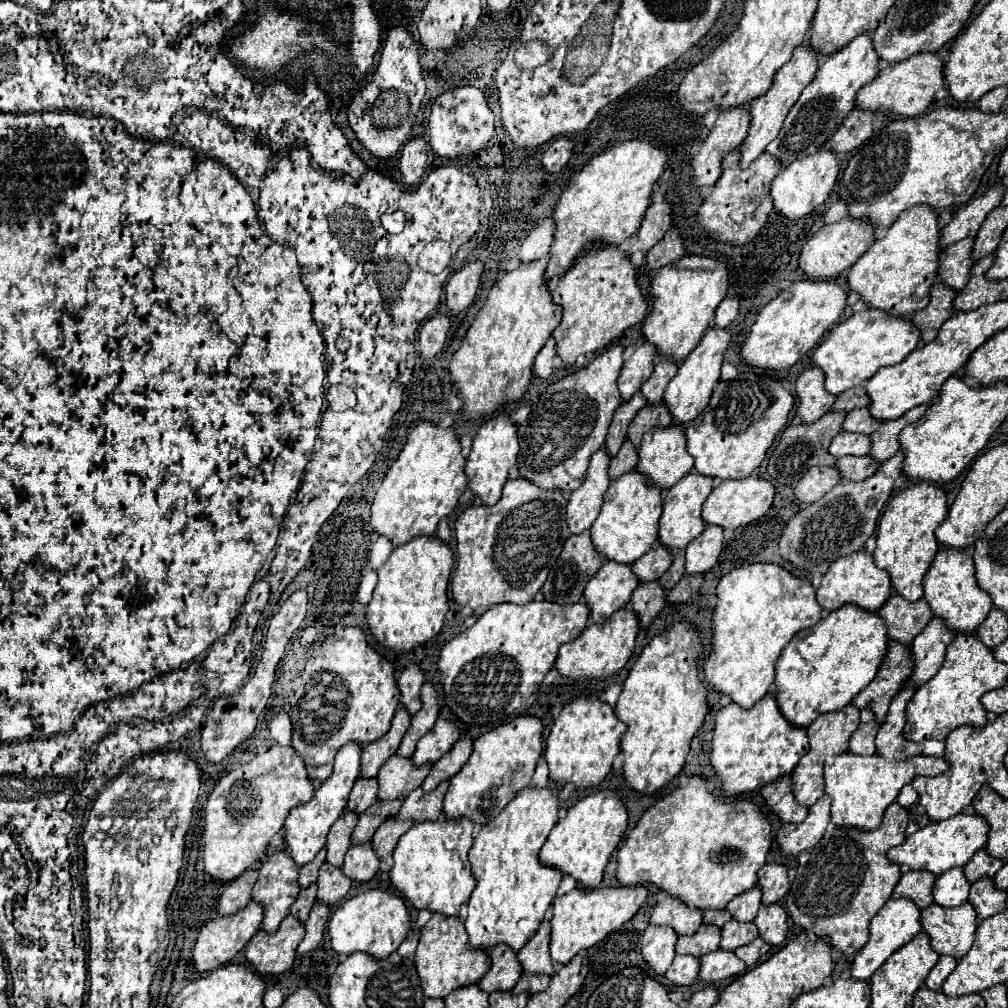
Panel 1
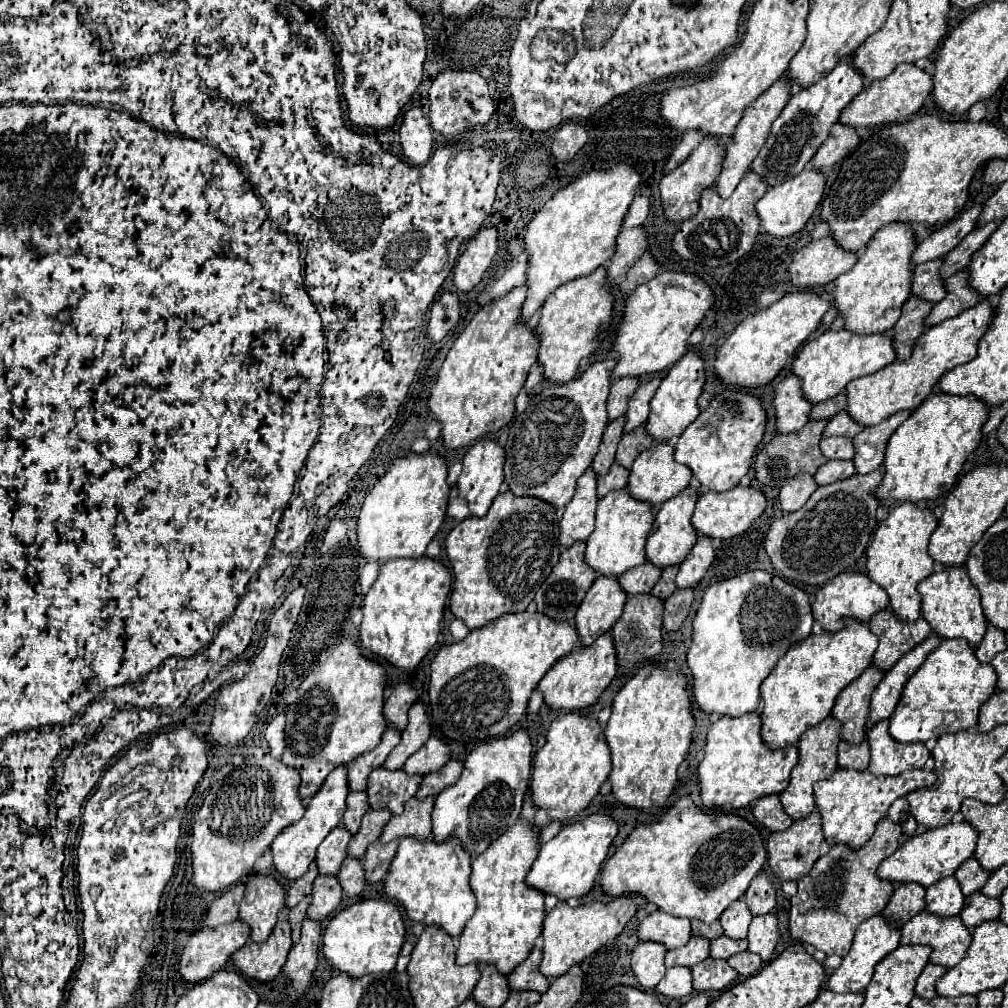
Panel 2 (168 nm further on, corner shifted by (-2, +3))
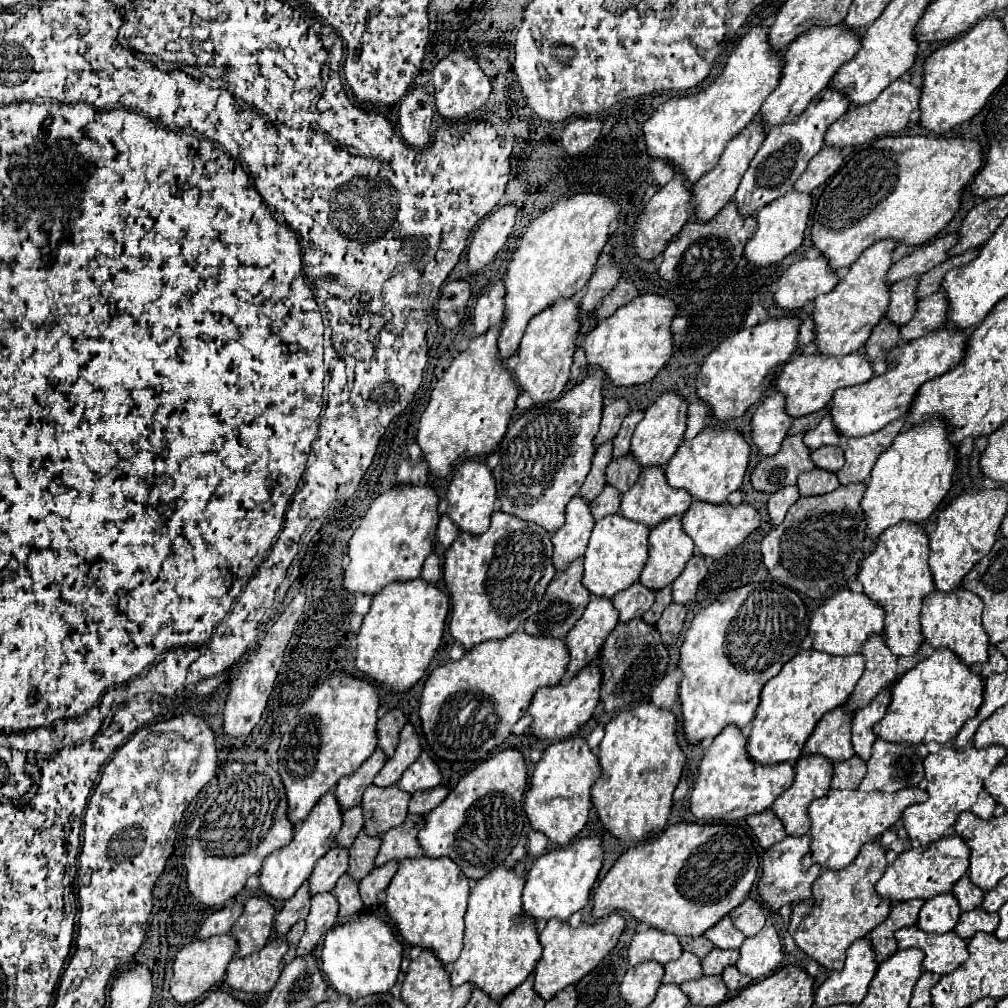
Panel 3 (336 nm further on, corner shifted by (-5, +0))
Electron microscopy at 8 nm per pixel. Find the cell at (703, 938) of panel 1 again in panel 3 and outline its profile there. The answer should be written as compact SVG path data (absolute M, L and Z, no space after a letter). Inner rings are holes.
M682 952L678 960L668 962L664 968L666 968L666 974L662 978L662 984L682 984L702 976L702 962L692 952Z

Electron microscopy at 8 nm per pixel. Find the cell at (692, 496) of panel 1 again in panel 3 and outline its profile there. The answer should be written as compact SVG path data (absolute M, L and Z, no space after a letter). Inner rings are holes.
M680 516L662 520L656 528L652 528L648 542L650 556L642 570L640 582L652 590L658 590L672 584L680 576L686 562L694 554L694 544L684 532Z

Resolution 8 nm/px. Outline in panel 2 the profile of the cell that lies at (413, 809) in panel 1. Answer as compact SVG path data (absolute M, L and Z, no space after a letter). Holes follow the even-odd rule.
M435 797L427 799L411 799L405 803L405 811L399 817L391 817L385 825L379 841L381 845L387 845L393 839L403 837L415 837L419 841L425 841L431 837L431 811L433 811Z

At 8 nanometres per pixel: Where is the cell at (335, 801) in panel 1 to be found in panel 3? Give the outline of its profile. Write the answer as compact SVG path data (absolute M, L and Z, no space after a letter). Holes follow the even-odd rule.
M330 790L312 808L308 818L296 830L292 842L288 846L272 852L272 856L268 856L264 860L264 866L260 870L260 886L262 886L262 890L268 896L276 898L276 900L290 898L302 886L302 882L312 874L316 860L322 858L330 850L330 846L334 844L334 838L340 832L340 828L342 828L342 810L340 810L340 804L336 804L334 790Z

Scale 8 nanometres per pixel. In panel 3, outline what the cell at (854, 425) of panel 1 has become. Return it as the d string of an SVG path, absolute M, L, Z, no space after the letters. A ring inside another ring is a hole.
M824 416L824 420L814 430L808 430L804 436L804 444L810 450L816 450L826 444L840 444L840 440L842 436L840 432L836 432L836 426L832 424L832 416Z

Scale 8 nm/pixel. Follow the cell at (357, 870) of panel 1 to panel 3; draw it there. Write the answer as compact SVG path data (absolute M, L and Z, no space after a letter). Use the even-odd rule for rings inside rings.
M346 874L340 876L340 880L332 892L340 904L340 916L350 916L364 908L362 900L360 900L360 892L358 892L358 882L352 880L352 876L346 876Z

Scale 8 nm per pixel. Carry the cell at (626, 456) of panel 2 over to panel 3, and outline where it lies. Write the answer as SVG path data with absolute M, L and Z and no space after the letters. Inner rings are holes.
M626 454L624 458L620 456L620 460L612 460L606 468L606 482L616 486L620 490L620 494L628 492L628 488L638 480L640 476L640 464L636 464L636 460L632 460L632 454Z

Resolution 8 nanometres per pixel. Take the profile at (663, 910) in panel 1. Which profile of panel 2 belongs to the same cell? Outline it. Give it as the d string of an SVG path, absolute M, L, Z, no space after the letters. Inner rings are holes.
M653 911L647 915L637 931L637 937L641 943L655 941L665 945L665 949L677 949L683 947L691 937L689 919L685 917L673 917L661 911Z

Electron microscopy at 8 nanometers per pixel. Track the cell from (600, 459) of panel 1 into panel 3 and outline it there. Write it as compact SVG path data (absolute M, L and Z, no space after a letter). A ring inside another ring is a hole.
M574 496L566 506L566 524L552 536L556 570L566 570L578 556L584 554L592 528L594 520L590 502L582 496Z

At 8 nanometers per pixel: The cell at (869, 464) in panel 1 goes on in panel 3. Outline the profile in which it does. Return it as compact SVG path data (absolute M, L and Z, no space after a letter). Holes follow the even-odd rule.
M814 468L810 472L804 472L798 478L798 488L802 496L818 496L818 494L828 494L840 486L838 476L828 470Z

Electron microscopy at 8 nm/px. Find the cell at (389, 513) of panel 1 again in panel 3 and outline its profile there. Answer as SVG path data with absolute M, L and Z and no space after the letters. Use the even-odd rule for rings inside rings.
M398 484L374 498L362 524L348 542L350 562L344 570L344 588L350 592L376 594L394 580L412 580L422 572L426 556L434 548L438 528L438 492L426 484Z

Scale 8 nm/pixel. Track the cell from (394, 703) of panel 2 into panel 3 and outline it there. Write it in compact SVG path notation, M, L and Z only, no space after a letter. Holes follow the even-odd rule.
M400 708L390 710L378 720L378 748L386 752L388 758L392 758L392 752L396 750L396 744L400 742L400 728L406 724L406 716Z

